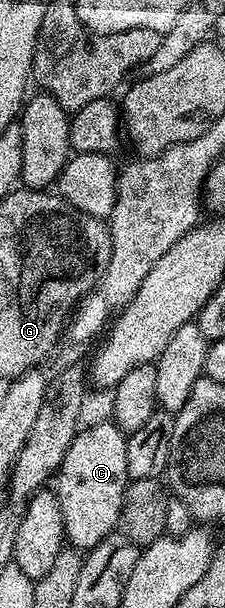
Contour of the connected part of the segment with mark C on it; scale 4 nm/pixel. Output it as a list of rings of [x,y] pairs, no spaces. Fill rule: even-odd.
[[[92,423],[80,429],[66,449],[65,459],[54,476],[58,505],[62,505],[64,538],[77,549],[97,547],[107,535],[117,530],[122,497],[128,488],[125,432],[115,423]],[[56,483],[56,484],[55,484]]]

